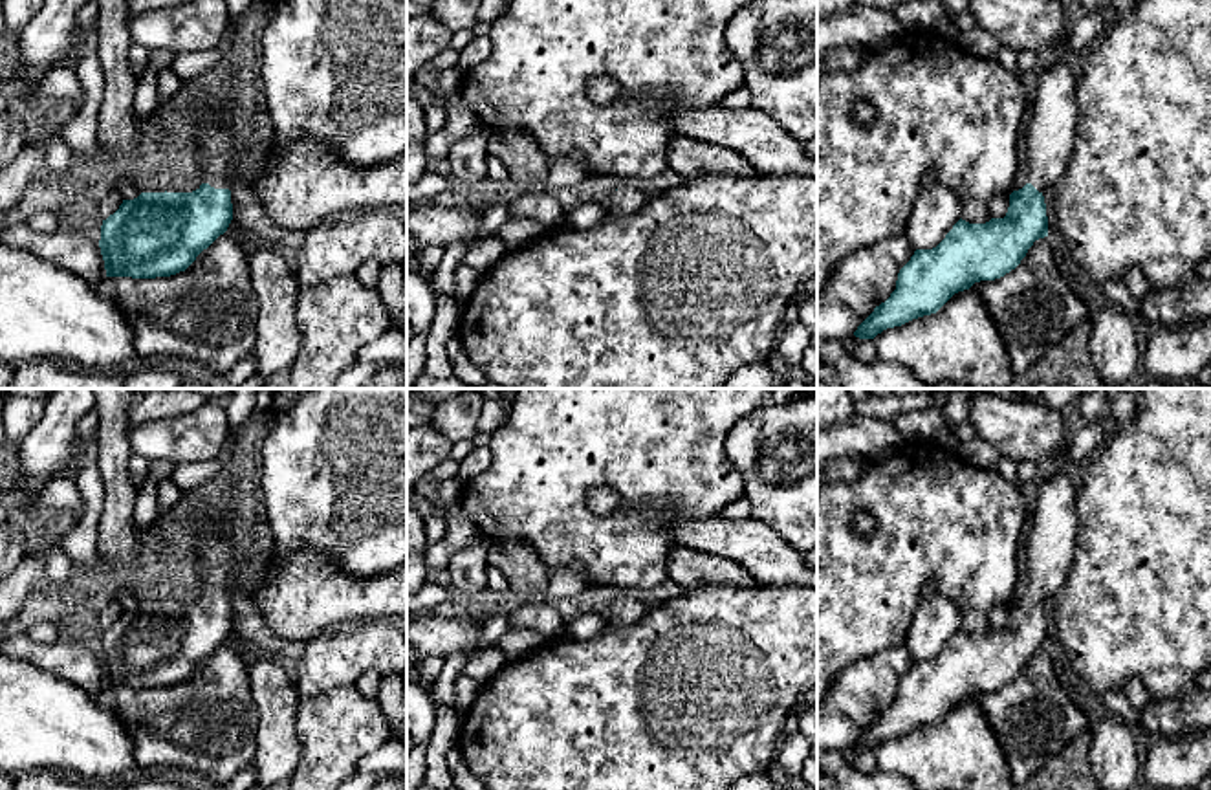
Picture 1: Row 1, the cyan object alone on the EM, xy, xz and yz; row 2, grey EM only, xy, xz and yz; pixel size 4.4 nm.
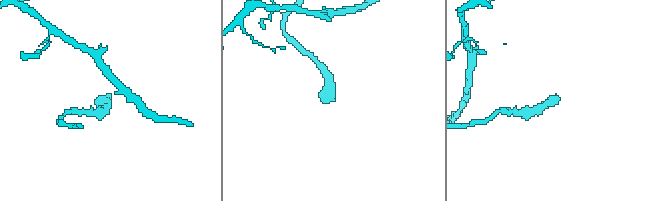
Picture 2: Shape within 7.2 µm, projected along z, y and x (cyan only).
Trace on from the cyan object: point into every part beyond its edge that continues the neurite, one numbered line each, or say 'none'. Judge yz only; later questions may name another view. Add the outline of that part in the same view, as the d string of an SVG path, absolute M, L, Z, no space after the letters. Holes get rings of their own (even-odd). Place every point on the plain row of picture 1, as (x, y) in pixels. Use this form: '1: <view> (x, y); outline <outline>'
1: yz (1050, 547); outline M1068 471L1037 480L1033 528L1028 537L1028 594L1039 603L1052 599L1068 577L1075 554L1077 486Z

